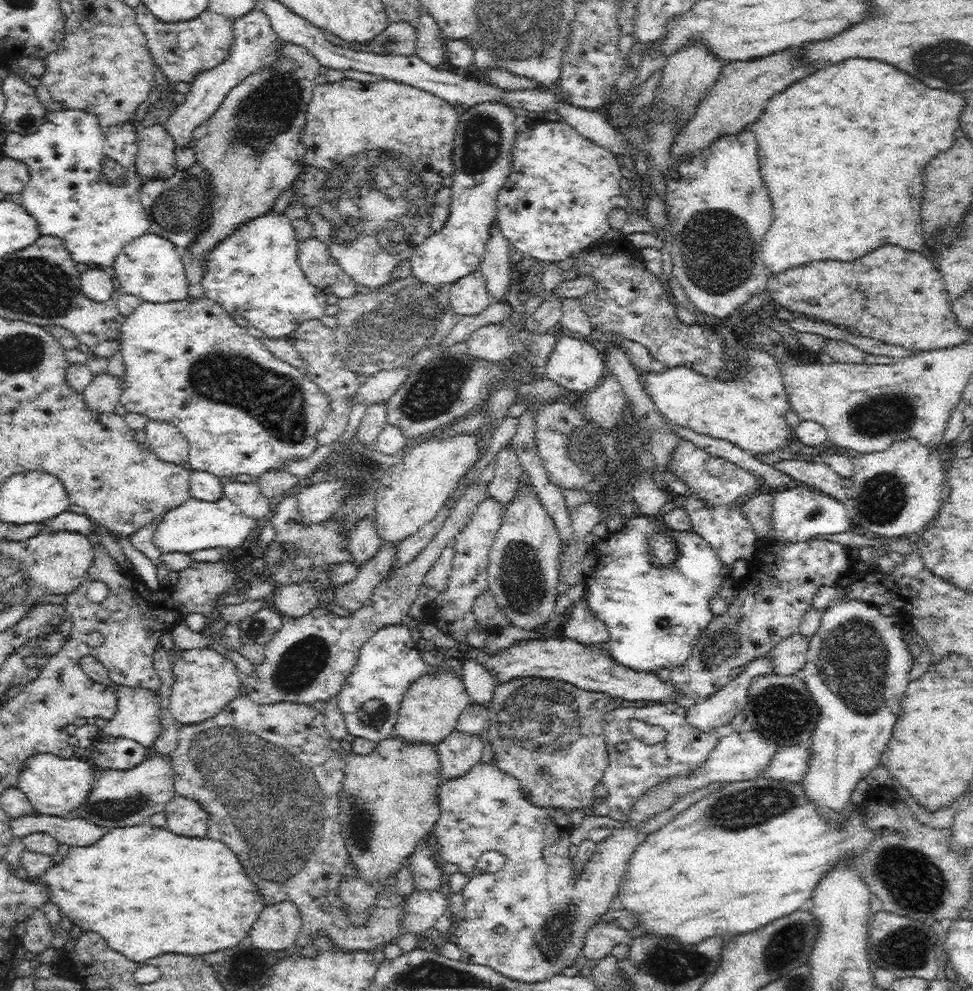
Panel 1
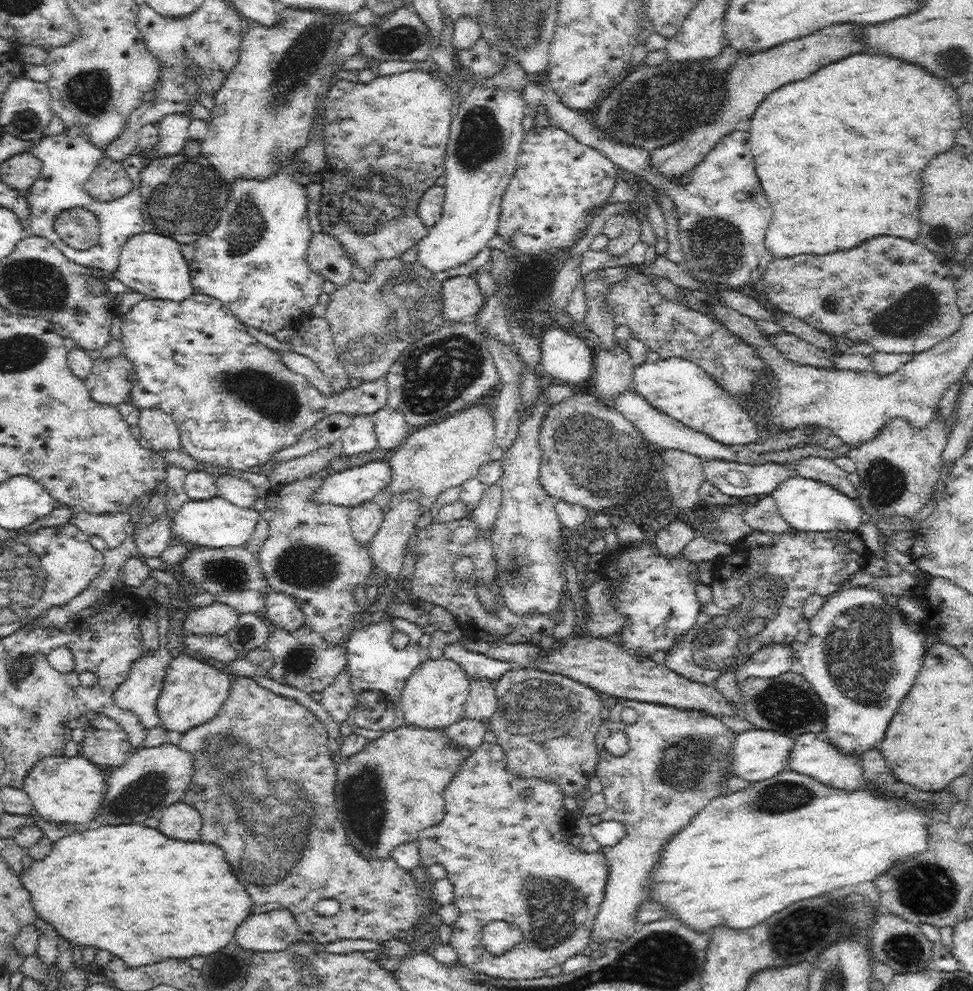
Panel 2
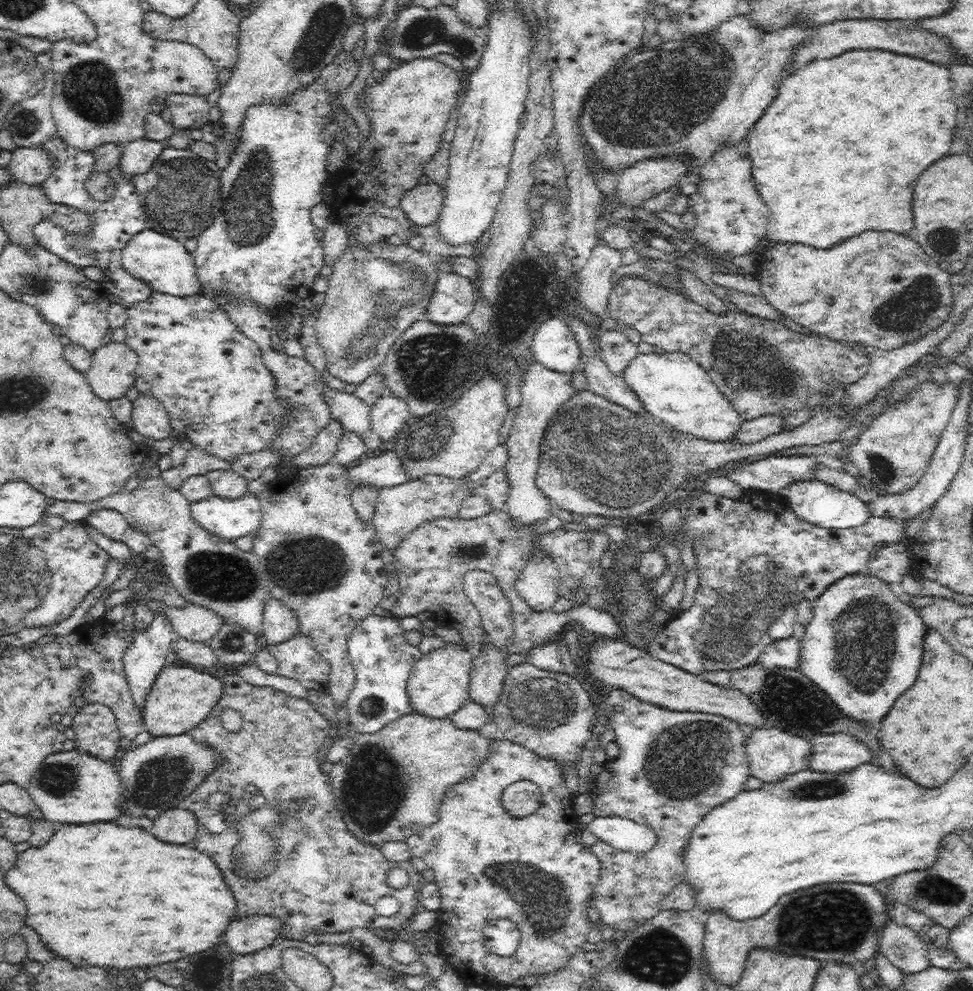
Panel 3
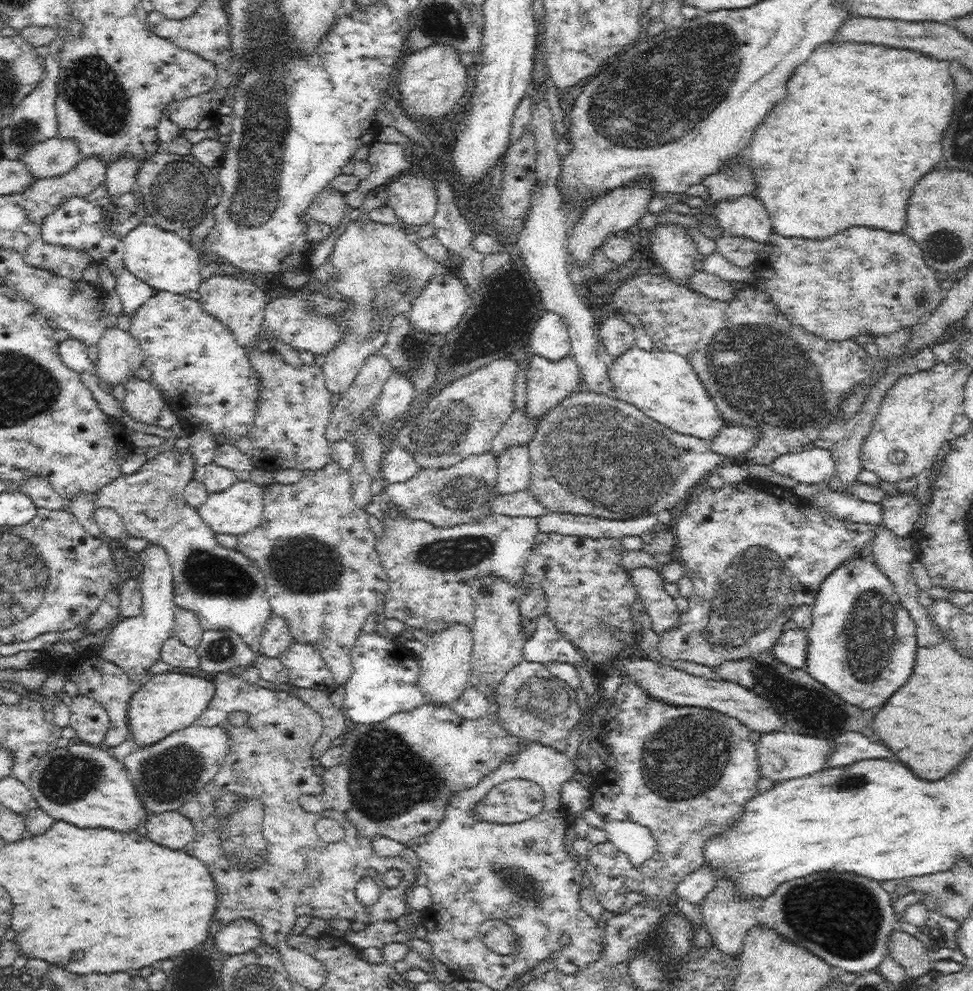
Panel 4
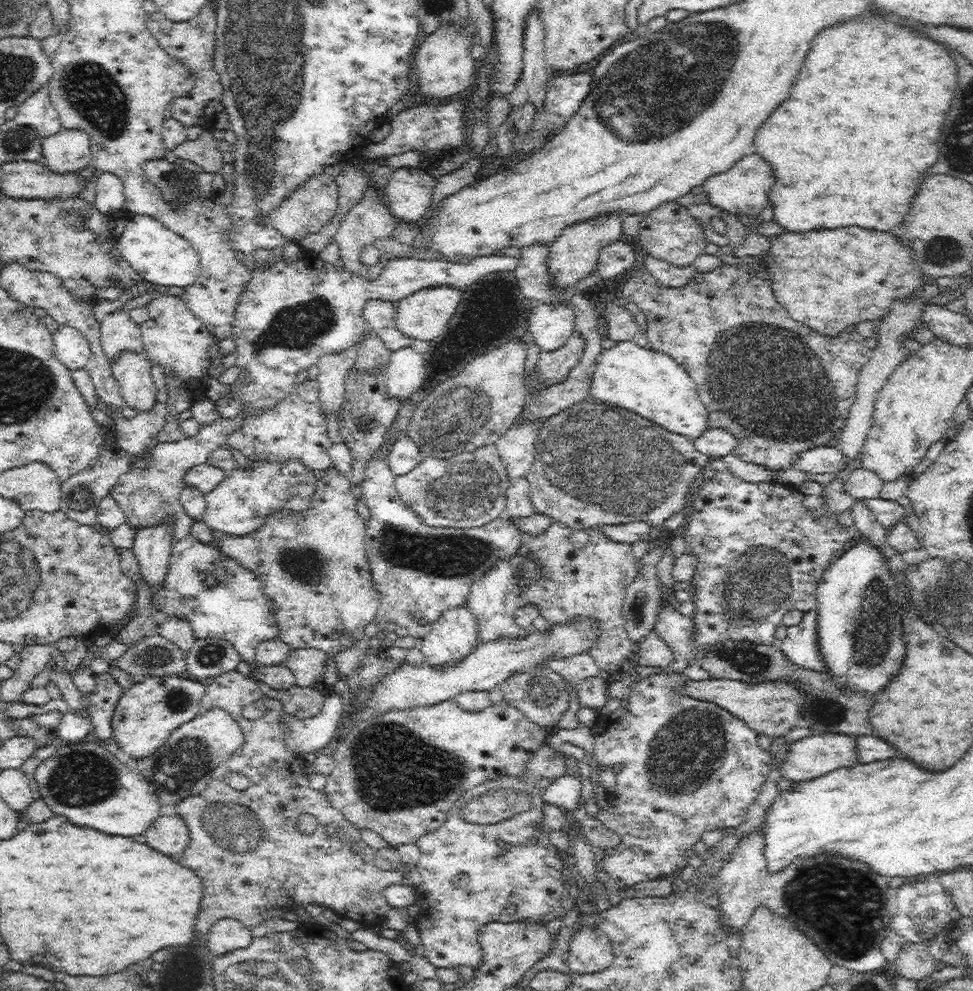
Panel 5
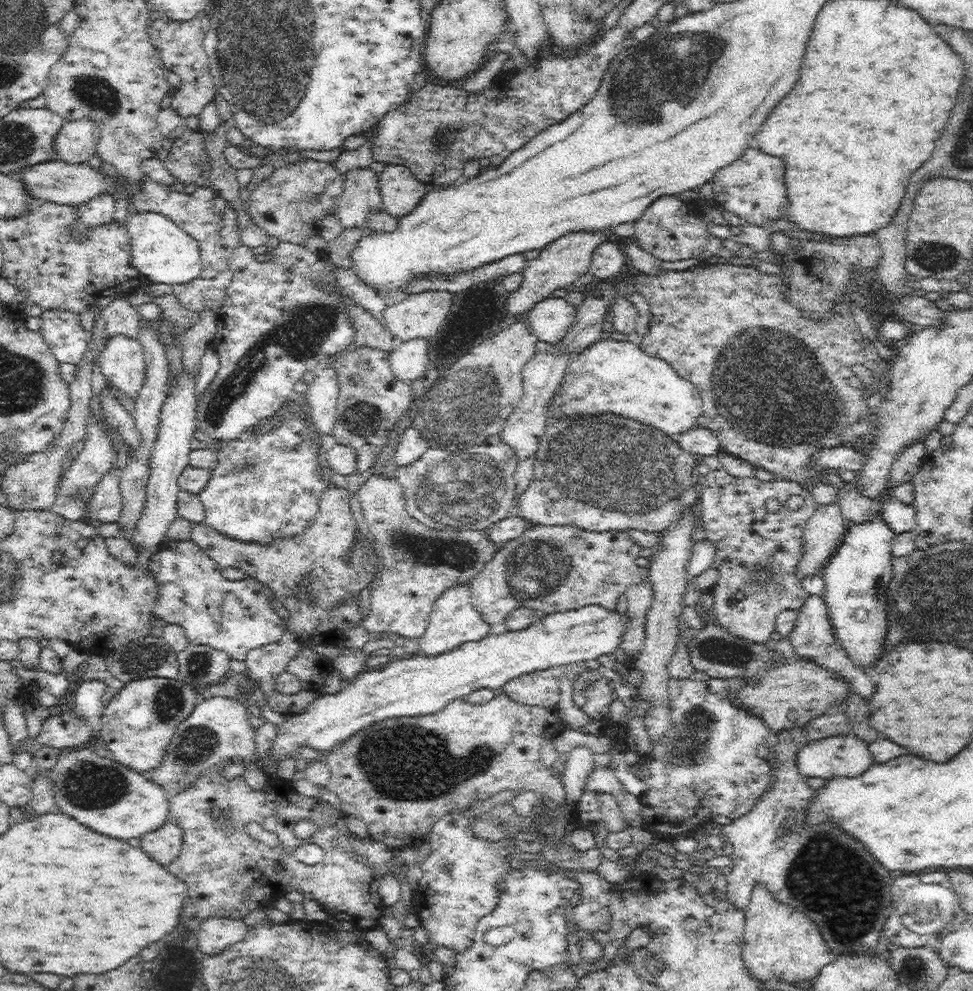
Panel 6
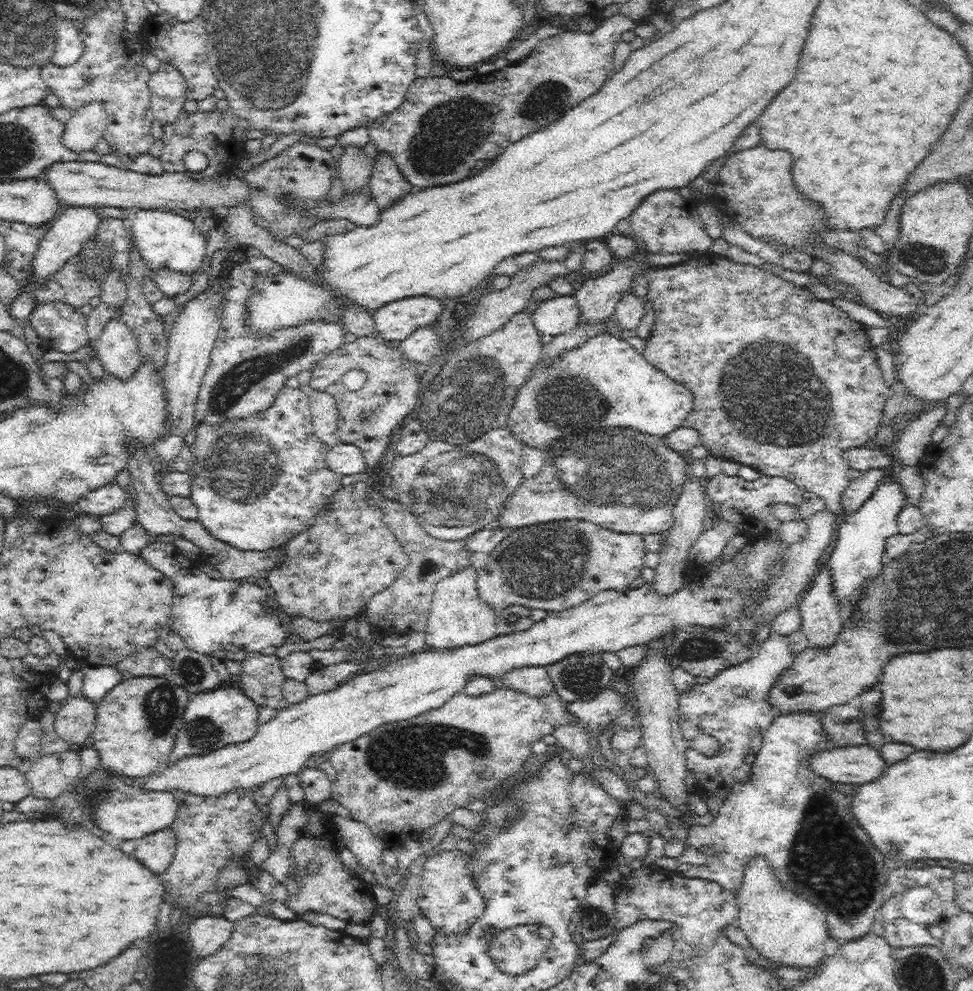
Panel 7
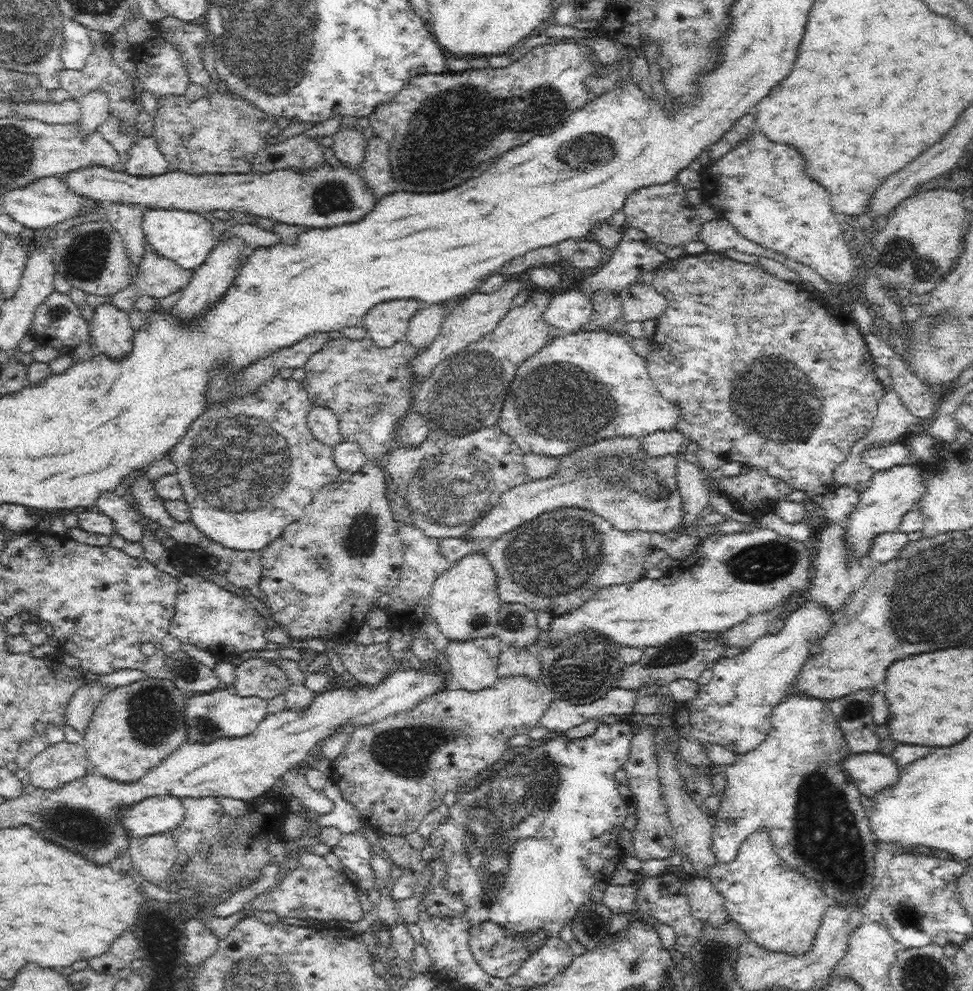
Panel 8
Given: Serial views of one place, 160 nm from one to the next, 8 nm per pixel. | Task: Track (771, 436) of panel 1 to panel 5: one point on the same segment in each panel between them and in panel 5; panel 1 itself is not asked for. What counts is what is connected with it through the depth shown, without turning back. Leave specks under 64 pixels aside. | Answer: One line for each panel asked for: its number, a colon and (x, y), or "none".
2: (675, 385)
3: (672, 387)
4: (661, 384)
5: (646, 382)

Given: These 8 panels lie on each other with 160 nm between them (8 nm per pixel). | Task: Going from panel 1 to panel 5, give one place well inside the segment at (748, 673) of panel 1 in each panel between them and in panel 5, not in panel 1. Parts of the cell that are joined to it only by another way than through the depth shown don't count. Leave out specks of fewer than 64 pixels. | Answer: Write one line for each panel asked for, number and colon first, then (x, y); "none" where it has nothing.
2: (774, 658)
3: (785, 652)
4: (792, 647)
5: (802, 644)

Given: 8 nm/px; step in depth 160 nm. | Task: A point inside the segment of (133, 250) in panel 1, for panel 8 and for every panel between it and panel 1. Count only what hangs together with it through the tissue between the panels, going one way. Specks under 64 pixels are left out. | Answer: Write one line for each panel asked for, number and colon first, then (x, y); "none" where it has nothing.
2: (150, 263)
3: (160, 260)
4: (165, 260)
5: (159, 255)
6: (162, 250)
7: (165, 238)
8: (184, 236)

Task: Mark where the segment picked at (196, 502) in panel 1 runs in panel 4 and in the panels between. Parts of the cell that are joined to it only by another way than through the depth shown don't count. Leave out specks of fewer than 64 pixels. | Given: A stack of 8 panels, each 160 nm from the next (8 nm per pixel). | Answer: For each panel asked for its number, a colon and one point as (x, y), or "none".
2: (214, 522)
3: (228, 518)
4: (238, 509)

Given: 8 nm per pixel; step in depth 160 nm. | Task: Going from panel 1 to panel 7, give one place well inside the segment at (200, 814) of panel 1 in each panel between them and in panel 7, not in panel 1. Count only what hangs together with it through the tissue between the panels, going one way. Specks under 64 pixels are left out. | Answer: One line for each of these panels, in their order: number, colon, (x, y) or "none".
2: (181, 821)
3: (178, 826)
4: (172, 829)
5: (169, 835)
6: (163, 845)
7: (155, 851)

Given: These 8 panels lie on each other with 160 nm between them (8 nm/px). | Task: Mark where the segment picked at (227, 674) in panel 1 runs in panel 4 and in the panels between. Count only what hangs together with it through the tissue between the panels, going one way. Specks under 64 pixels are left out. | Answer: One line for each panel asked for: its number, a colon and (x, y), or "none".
2: (192, 691)
3: (180, 698)
4: (167, 702)

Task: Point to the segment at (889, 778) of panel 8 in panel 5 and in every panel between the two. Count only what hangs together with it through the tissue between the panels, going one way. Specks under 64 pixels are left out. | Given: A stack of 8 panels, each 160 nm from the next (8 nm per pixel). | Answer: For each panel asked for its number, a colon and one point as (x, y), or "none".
5: (815, 756)
6: (847, 757)
7: (859, 766)

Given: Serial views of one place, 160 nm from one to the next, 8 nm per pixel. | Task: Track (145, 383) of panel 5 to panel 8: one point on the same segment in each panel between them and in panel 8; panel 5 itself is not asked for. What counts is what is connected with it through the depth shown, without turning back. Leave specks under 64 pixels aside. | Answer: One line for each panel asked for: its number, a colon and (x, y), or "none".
6: (121, 363)
7: (116, 345)
8: (111, 328)

